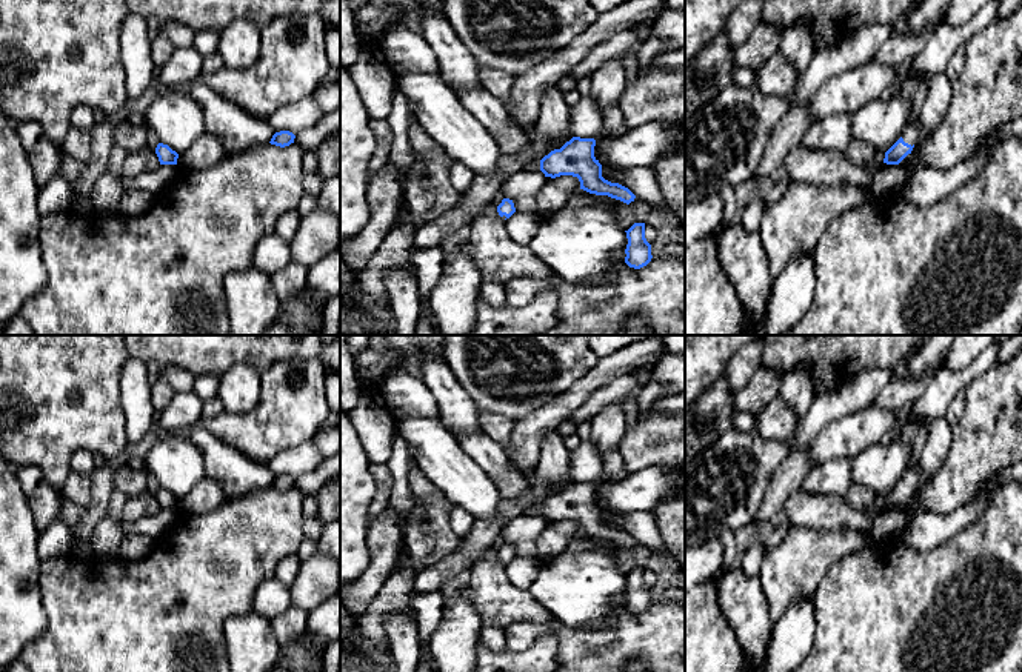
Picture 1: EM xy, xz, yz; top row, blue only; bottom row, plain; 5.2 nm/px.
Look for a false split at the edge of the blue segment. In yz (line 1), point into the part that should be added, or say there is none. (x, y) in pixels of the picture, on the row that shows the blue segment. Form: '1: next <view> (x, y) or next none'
1: next yz (911, 133)

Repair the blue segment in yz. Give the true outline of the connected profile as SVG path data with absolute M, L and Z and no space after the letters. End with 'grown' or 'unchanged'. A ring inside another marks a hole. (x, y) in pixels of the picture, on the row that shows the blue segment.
M911 123L903 135L885 152L883 163L899 165L908 154L911 154L917 140L919 128L916 123Z | grown

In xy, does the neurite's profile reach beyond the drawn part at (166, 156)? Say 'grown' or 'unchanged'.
unchanged

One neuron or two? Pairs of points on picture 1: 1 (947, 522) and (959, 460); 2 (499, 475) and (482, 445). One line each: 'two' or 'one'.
1: two
2: one

